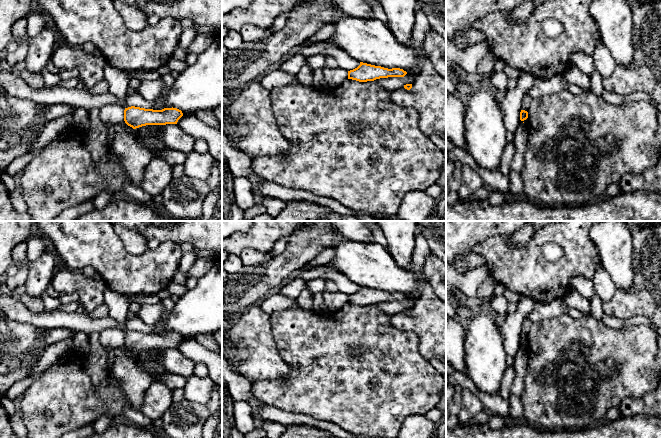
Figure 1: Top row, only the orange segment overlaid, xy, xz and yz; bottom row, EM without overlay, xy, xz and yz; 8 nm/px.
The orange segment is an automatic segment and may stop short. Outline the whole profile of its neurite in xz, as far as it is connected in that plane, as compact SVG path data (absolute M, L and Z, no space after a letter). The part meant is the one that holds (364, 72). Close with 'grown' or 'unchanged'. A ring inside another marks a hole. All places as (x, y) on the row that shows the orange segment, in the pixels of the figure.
M360 62L360 65L357 68L348 71L348 79L367 82L380 78L404 77L406 74L407 72L400 68L388 69Z; unchanged

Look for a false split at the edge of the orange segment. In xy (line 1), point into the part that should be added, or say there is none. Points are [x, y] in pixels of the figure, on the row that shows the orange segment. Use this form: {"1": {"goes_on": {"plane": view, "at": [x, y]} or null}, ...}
{"1": {"goes_on": null}}

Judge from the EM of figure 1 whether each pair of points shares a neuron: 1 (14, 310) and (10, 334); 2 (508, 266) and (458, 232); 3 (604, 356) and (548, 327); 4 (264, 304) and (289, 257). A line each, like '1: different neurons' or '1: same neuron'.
1: different neurons
2: different neurons
3: same neuron
4: different neurons

